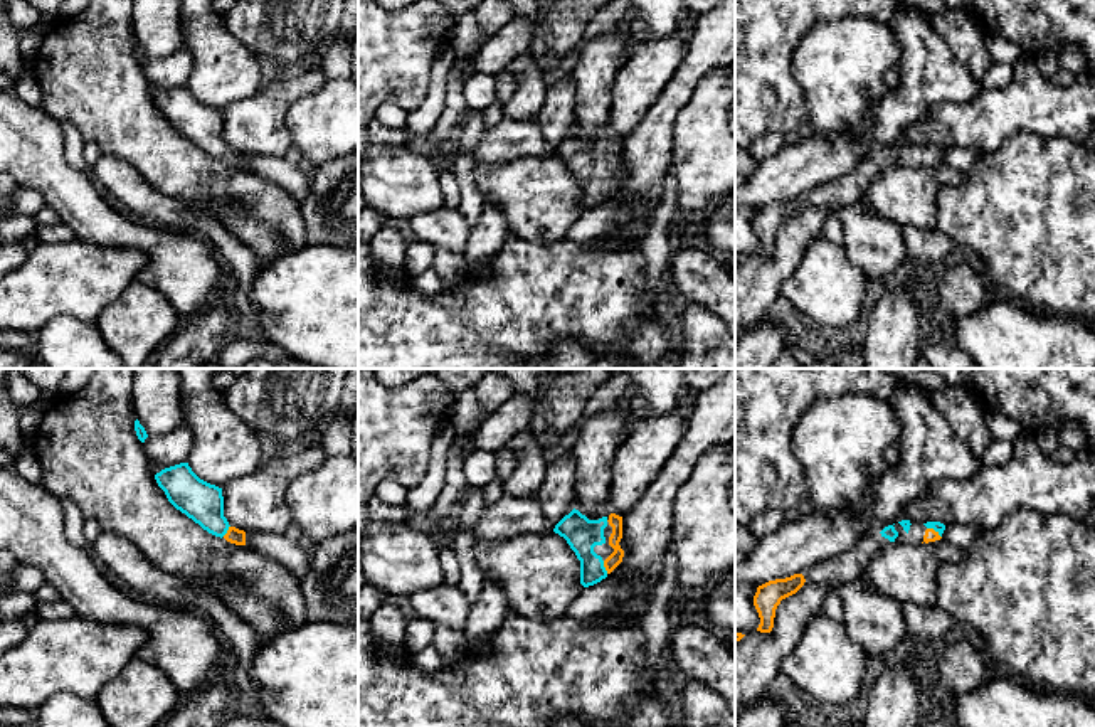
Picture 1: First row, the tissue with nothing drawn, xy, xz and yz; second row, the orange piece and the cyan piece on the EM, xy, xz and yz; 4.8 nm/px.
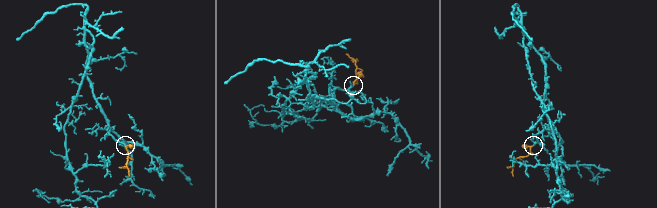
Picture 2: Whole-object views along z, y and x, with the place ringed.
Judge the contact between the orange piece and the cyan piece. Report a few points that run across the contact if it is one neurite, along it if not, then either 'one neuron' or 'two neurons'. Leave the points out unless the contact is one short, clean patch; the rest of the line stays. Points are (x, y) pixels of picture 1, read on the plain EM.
one neuron

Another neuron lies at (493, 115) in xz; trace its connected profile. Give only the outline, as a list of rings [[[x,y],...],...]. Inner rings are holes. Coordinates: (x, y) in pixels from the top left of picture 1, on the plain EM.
[[[495,99],[484,111],[483,111],[484,128],[495,126],[505,119],[503,104]]]

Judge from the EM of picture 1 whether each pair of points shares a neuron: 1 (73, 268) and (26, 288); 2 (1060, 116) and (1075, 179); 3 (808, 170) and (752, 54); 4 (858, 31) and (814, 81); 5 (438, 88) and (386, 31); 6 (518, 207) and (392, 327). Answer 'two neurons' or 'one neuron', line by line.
1: one neuron
2: two neurons
3: two neurons
4: one neuron
5: two neurons
6: two neurons

